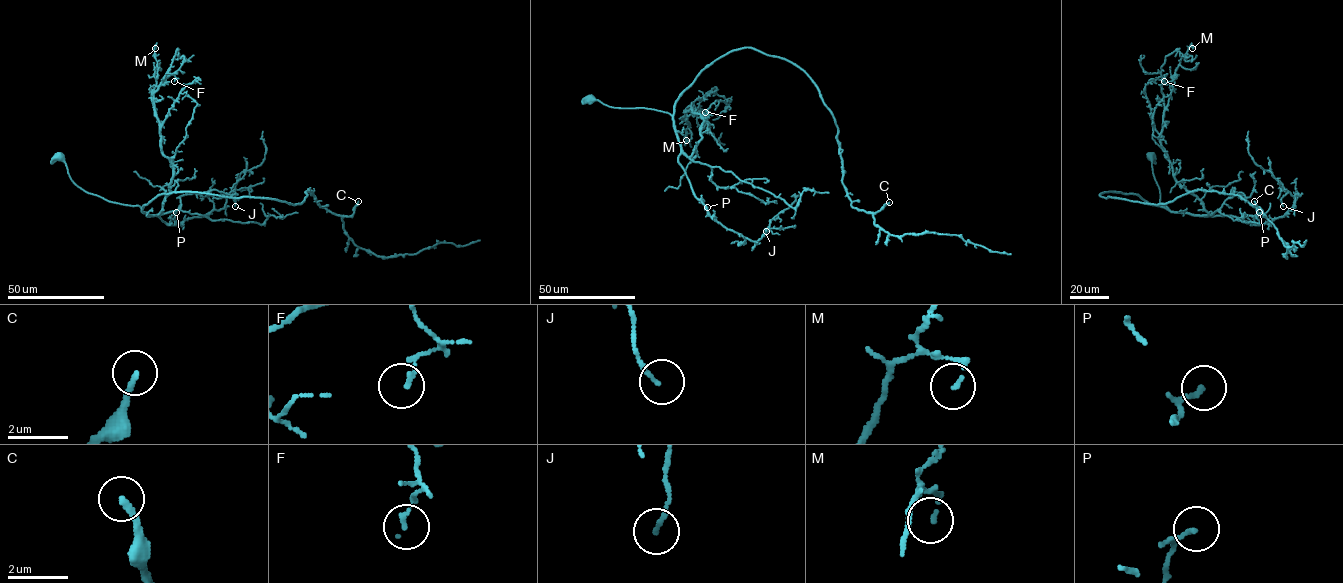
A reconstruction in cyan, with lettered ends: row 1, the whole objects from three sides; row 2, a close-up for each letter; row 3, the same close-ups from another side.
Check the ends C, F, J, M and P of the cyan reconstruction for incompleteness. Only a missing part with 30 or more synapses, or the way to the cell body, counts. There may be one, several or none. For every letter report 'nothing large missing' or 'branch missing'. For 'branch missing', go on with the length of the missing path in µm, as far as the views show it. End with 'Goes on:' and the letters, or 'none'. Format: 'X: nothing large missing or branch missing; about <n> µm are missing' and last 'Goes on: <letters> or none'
C: branch missing; about 35 µm are missing
F: nothing large missing
J: nothing large missing
M: nothing large missing
P: nothing large missing
Goes on: C

